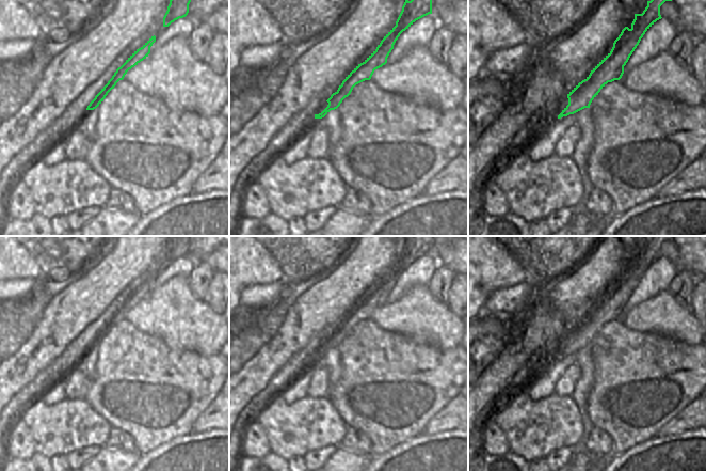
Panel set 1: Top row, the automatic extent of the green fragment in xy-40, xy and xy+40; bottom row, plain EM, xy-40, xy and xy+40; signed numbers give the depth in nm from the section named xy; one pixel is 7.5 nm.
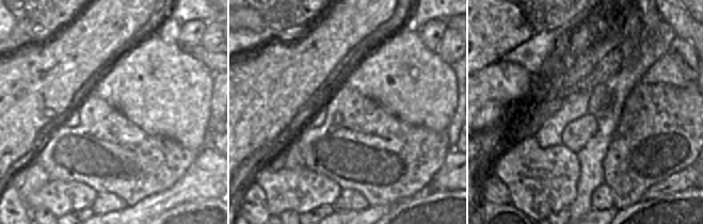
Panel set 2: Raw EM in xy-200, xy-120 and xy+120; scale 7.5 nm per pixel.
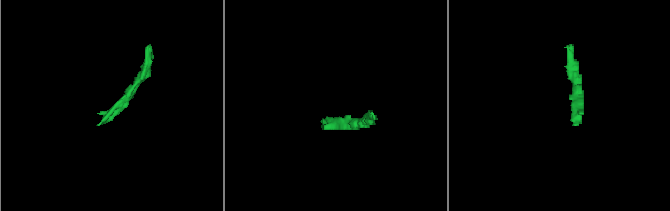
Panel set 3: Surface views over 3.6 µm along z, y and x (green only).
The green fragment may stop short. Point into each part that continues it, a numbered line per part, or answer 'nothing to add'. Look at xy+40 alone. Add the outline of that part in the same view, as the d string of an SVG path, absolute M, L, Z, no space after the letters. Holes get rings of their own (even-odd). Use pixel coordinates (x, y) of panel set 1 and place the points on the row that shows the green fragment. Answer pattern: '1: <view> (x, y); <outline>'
1: xy+40 (550, 114); M567 95L560 98L555 105L547 108L540 119L534 124L533 128L530 130L528 140L534 139L539 134L541 134L550 123L558 119L558 115L566 108L568 105Z

